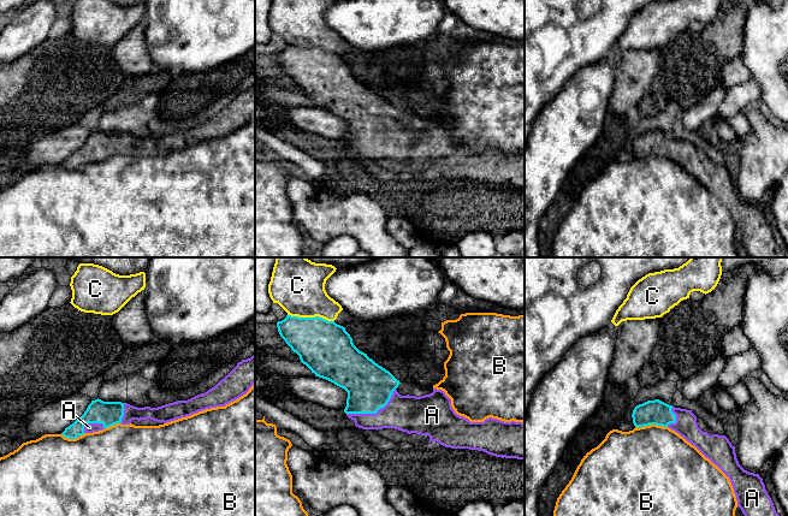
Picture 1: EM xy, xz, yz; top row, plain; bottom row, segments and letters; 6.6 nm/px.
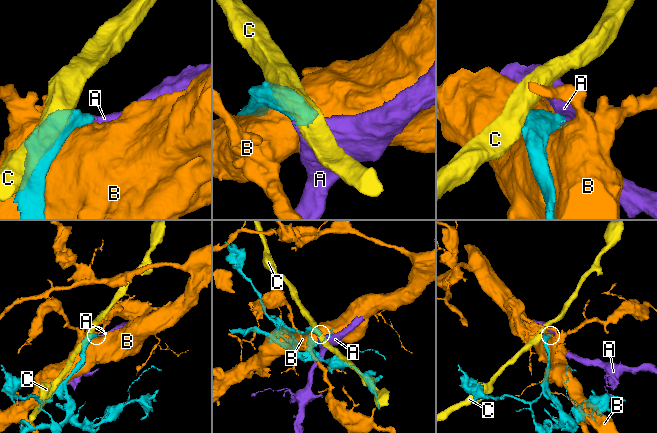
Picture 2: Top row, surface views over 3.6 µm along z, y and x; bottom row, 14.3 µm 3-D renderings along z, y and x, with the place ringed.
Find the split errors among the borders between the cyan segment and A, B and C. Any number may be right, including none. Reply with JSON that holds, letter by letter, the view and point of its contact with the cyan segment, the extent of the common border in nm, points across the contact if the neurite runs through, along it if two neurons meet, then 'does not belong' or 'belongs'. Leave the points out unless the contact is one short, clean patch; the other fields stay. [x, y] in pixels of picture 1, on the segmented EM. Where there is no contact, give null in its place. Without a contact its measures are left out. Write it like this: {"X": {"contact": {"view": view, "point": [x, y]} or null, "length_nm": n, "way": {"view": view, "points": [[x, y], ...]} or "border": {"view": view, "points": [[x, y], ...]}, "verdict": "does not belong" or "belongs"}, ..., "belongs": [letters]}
{"A": {"contact": {"view": "xz", "point": [373, 413]}, "length_nm": 360, "verdict": "belongs"}, "B": {"contact": {"view": "yz", "point": [651, 423]}, "length_nm": 220, "verdict": "does not belong"}, "C": {"contact": {"view": "xz", "point": [310, 318]}, "length_nm": 320, "verdict": "does not belong"}, "belongs": ["A"]}

